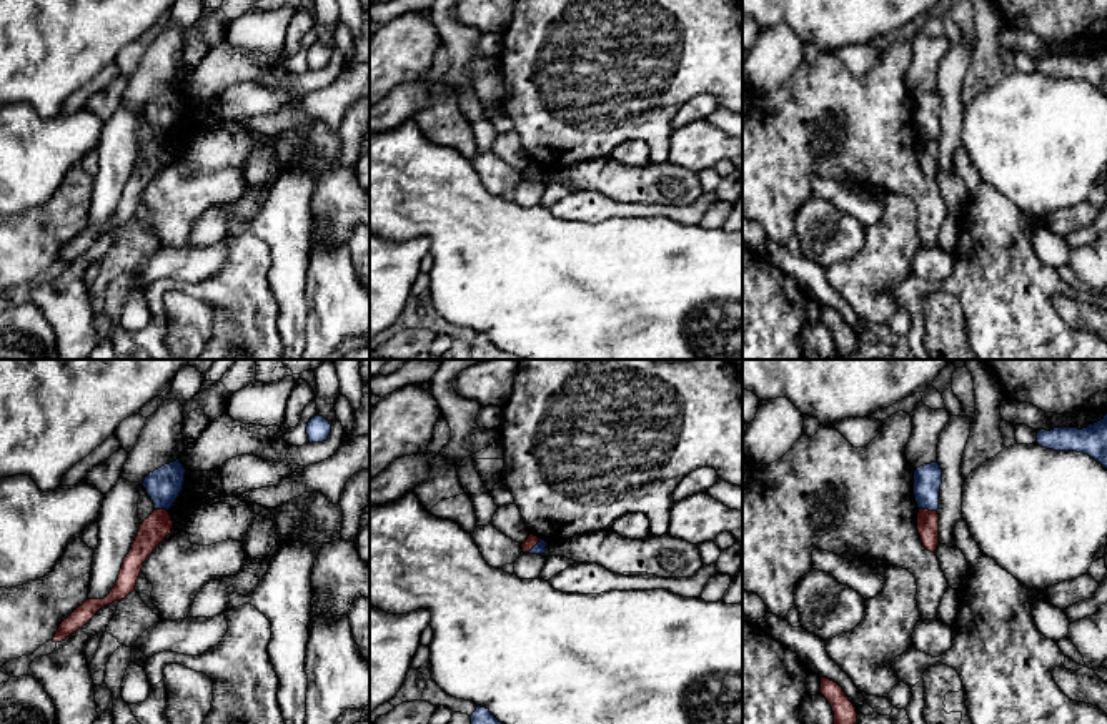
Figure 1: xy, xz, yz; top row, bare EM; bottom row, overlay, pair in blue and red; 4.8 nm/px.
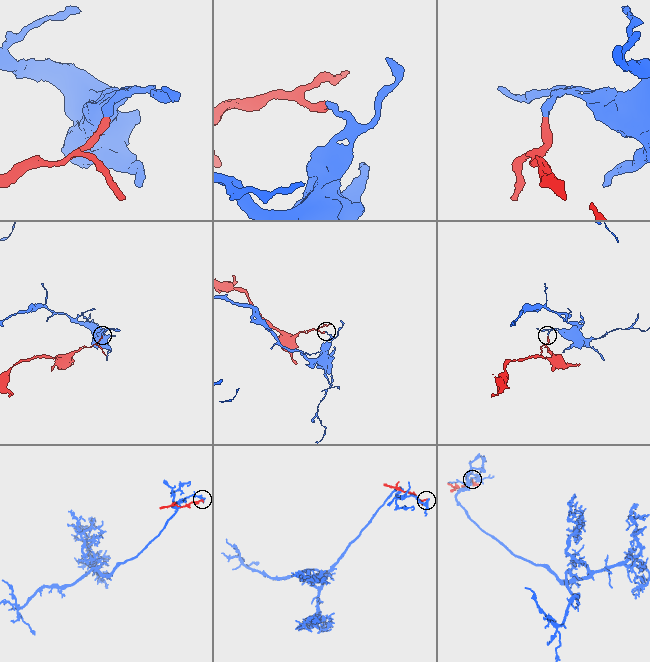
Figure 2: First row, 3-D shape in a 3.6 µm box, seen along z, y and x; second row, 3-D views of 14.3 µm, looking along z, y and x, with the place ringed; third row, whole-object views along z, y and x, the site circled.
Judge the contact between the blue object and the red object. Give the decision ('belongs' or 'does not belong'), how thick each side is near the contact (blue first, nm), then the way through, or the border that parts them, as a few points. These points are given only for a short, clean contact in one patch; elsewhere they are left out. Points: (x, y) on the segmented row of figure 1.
does not belong; calibres 140 and 110 nm

